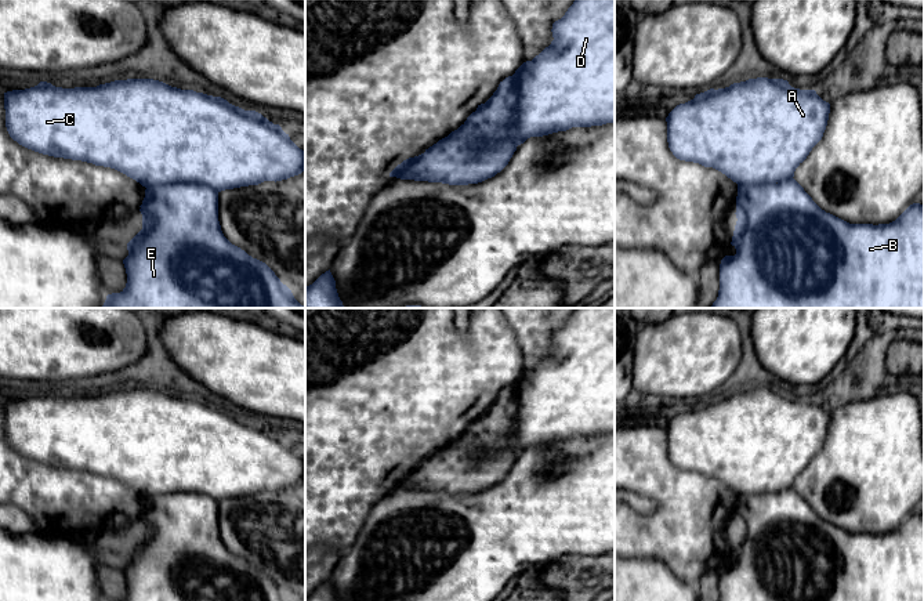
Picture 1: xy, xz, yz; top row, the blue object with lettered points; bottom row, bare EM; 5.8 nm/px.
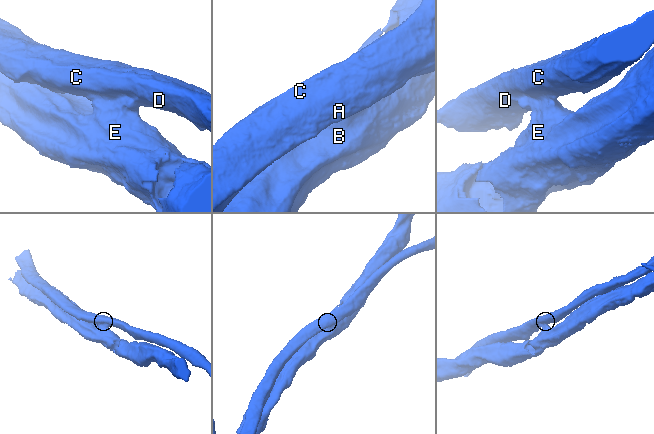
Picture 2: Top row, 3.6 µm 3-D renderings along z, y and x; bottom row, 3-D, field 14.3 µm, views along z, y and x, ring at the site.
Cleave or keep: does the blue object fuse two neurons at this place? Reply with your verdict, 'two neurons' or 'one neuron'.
two neurons

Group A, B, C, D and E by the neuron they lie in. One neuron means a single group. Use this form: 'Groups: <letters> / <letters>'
Groups: A C D / B E

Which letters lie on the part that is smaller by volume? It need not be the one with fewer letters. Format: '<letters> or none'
A, C, D

